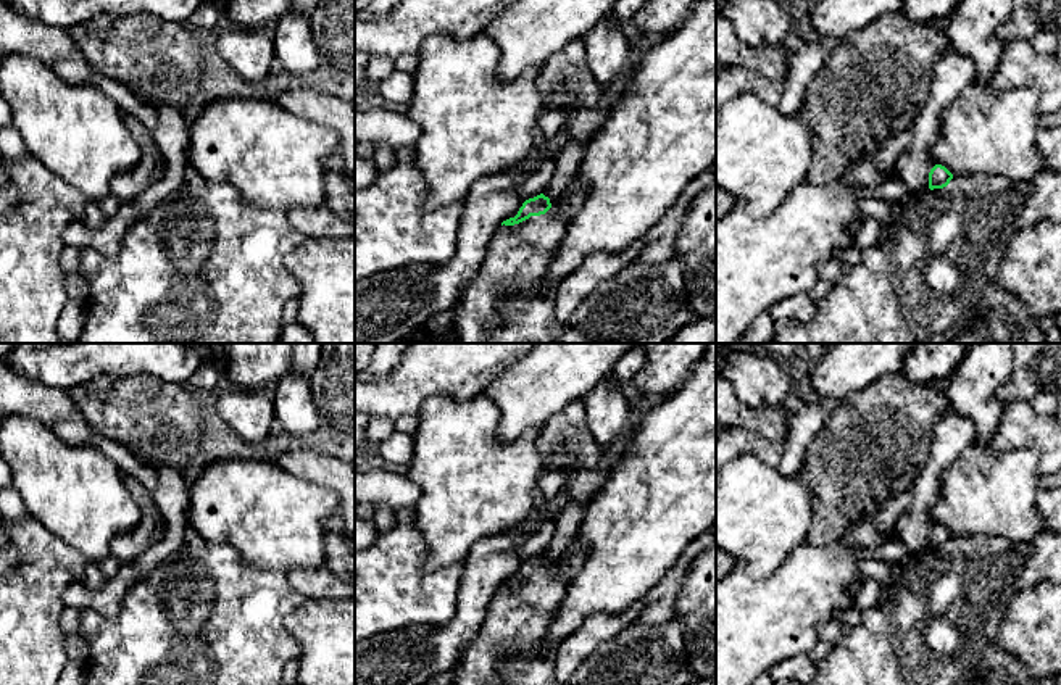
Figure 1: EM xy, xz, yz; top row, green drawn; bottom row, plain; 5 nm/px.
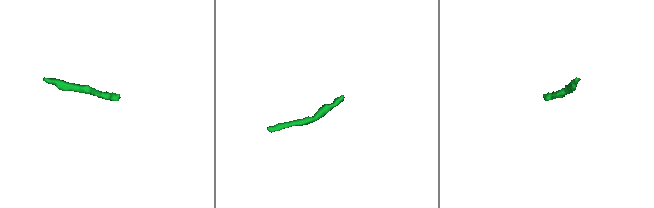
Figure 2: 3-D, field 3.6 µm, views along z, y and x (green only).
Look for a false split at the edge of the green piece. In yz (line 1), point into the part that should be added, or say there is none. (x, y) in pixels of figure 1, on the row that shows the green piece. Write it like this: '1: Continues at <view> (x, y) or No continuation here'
1: No continuation here

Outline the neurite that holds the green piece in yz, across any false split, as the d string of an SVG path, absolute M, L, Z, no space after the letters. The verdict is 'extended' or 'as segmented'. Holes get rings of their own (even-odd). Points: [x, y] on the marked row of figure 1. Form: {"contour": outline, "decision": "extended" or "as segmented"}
{"contour": "M935 164L929 172L929 189L943 189L950 184L953 174L942 164Z", "decision": "as segmented"}

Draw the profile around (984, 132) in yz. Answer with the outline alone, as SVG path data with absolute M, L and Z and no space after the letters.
M967 85L945 108L940 137L930 150L935 164L955 176L1003 176L1030 181L1040 174L1038 90L995 90Z

